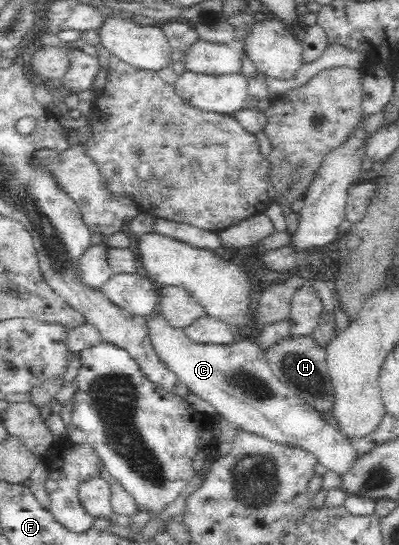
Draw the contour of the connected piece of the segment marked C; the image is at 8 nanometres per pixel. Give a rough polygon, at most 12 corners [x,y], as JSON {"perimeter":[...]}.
{"perimeter":[[159,310],[167,371],[240,430],[341,474],[347,436],[275,377],[254,341],[195,344]]}

